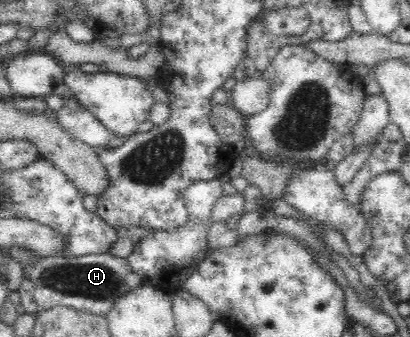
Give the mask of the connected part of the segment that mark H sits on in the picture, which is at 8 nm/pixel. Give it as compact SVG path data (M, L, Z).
M110 254L41 257L35 266L23 270L18 292L21 296L20 304L33 317L57 305L106 316L117 298L141 284L141 279L129 267L126 258Z

